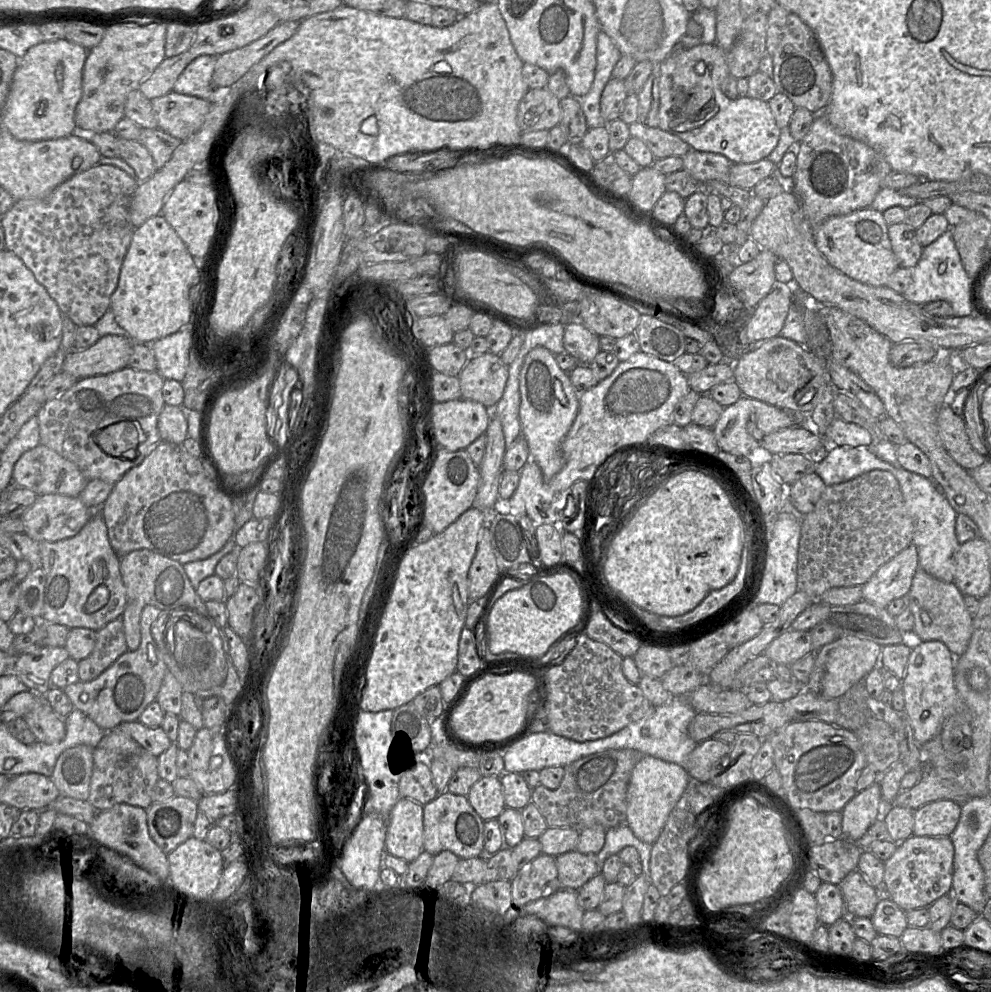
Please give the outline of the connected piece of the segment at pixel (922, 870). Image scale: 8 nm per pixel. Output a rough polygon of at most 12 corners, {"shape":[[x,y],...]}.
{"shape":[[912,835],[884,862],[881,895],[903,911],[949,894],[950,836]]}

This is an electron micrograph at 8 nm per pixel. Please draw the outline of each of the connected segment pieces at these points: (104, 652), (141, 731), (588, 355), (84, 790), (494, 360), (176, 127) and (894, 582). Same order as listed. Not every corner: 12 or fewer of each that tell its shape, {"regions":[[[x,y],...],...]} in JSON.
{"regions":[[[123,621],[96,632],[92,653],[78,661],[81,682],[96,679],[128,651]],[[140,721],[117,728],[158,757],[172,744],[160,727]],[[579,321],[565,325],[563,346],[579,364],[600,351],[599,338]],[[64,750],[51,780],[61,796],[87,800],[93,751]],[[490,352],[458,375],[461,397],[493,409],[508,366]],[[174,91],[151,100],[158,128],[183,141],[210,111]],[[910,544],[861,587],[863,600],[886,608],[905,598],[919,567]]]}

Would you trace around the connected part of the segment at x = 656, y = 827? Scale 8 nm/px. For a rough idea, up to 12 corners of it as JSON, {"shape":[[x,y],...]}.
{"shape":[[649,755],[630,775],[626,824],[655,843],[689,781]]}

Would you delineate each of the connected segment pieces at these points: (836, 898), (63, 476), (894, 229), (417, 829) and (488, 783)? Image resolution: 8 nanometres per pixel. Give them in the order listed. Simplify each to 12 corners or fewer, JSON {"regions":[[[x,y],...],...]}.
{"regions":[[[822,882],[814,896],[819,923],[848,917],[838,885]],[[42,444],[16,462],[12,484],[37,495],[78,496],[88,481]],[[901,222],[888,235],[900,267],[914,268],[923,252],[916,230]],[[400,797],[387,853],[413,862],[423,850],[423,805]],[[500,776],[481,777],[467,799],[483,821],[505,808]]]}

